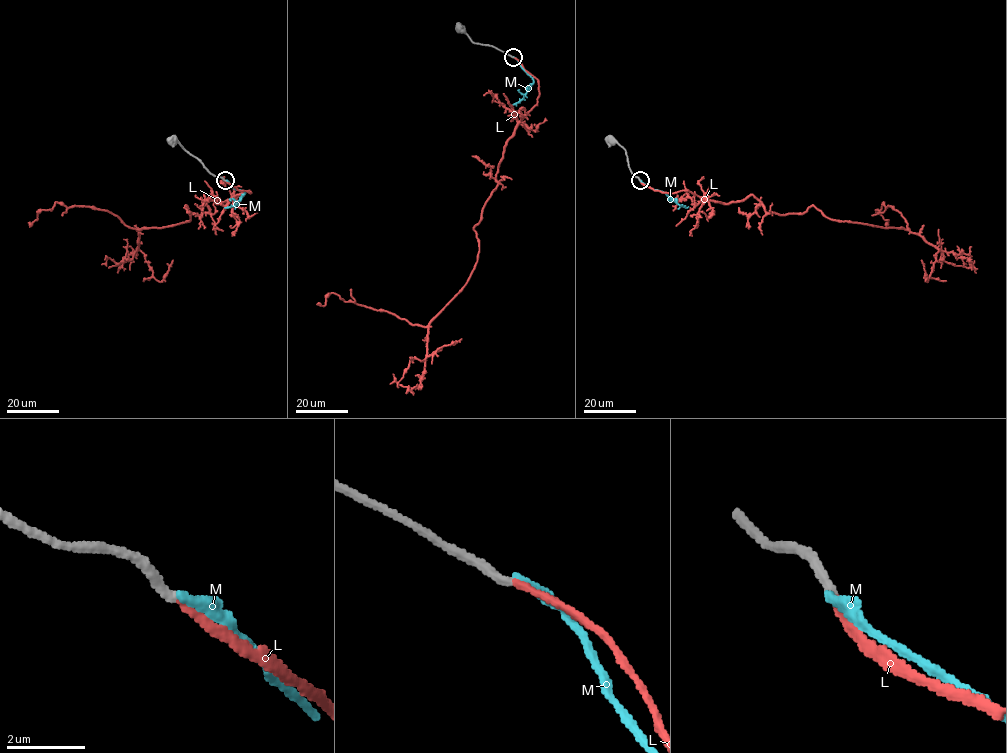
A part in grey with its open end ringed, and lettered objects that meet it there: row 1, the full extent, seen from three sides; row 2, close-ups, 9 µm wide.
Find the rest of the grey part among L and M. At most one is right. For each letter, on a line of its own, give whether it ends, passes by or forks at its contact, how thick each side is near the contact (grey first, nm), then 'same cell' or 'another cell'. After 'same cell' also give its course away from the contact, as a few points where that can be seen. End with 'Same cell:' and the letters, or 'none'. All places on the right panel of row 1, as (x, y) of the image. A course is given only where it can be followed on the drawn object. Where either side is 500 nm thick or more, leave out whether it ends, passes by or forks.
L: it ends | 260/200 nm | same cell | via (640, 180), (909, 229), (883, 202), (886, 227)
M: it ends | 260/240 nm | another cell
Same cell: L

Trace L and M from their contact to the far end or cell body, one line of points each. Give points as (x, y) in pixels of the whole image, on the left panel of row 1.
L: (225, 180), (250, 192), (210, 195), (202, 215), (185, 205), (174, 225), (55, 202), (30, 227)
M: (225, 180), (245, 192), (234, 205), (225, 208)

